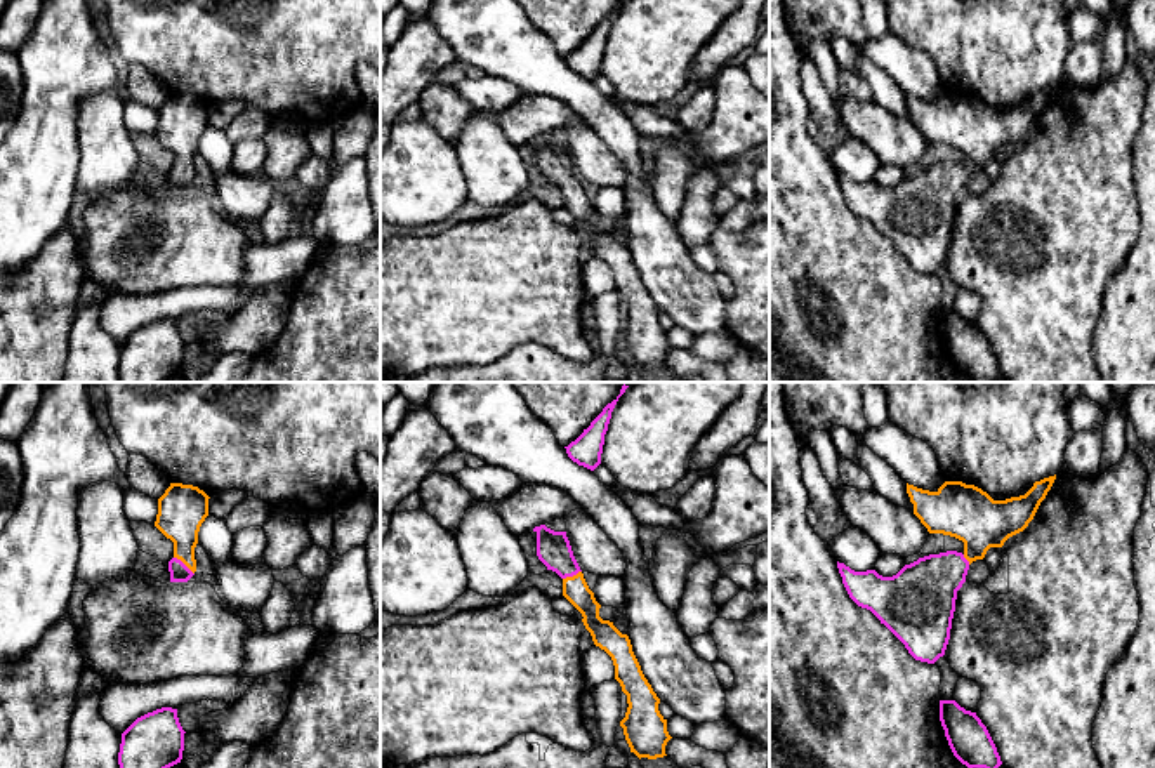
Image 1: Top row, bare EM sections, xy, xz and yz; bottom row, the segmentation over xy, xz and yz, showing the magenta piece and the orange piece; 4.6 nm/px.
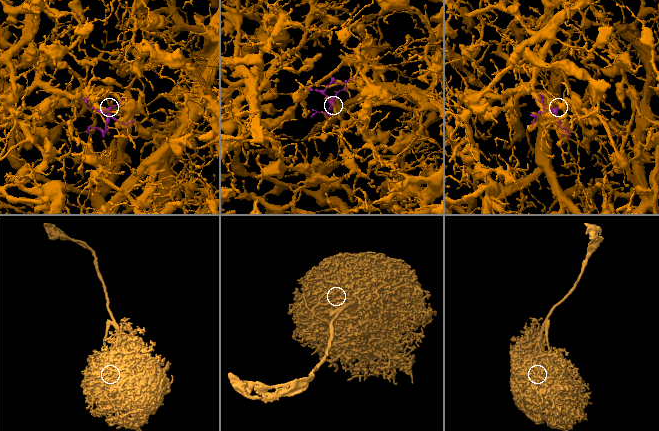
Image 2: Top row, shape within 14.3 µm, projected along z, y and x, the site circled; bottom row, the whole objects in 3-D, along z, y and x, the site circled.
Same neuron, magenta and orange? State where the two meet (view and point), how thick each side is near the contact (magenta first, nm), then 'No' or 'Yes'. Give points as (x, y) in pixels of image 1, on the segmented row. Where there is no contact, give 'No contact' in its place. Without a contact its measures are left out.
Touches magenta at xy (184, 565). Thickness 90 nm (magenta) against 220 nm. Yes

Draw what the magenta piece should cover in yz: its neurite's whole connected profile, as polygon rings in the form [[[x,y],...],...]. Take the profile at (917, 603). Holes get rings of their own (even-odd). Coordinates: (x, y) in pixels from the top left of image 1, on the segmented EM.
[[[1056,474],[1035,481],[1025,495],[1006,500],[993,500],[962,481],[945,481],[936,492],[907,483],[914,514],[927,532],[962,540],[964,551],[919,558],[893,577],[875,570],[855,572],[837,561],[849,598],[870,610],[915,660],[934,664],[945,655],[957,591],[966,582],[969,565],[1023,532],[1054,480]]]

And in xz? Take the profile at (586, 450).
[[[624,384],[620,394],[603,408],[603,412],[591,422],[587,429],[584,429],[584,433],[575,441],[564,447],[568,457],[573,462],[591,471],[594,471],[601,464],[604,434],[608,431],[611,412],[627,387],[629,386]]]

